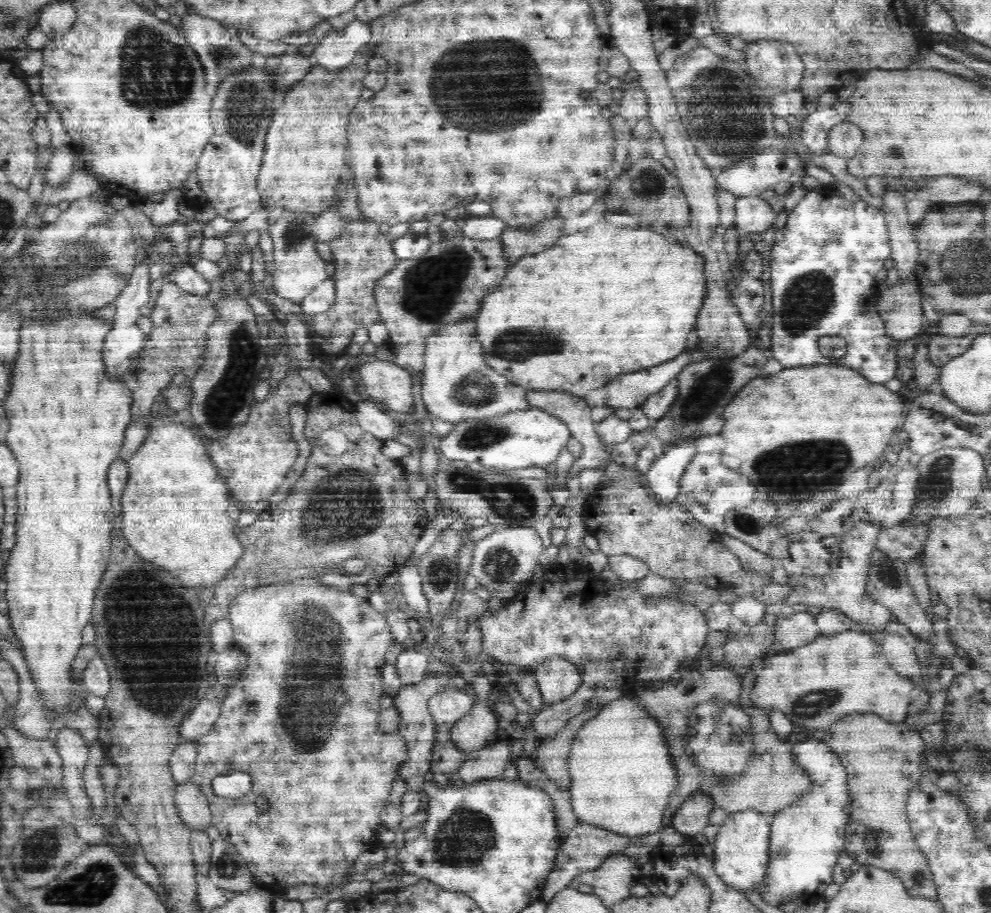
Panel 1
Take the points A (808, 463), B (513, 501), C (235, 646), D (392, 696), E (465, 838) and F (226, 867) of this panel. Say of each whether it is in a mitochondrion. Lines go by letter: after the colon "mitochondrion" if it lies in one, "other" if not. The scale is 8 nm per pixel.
A: mitochondrion
B: mitochondrion
C: other
D: other
E: mitochondrion
F: mitochondrion

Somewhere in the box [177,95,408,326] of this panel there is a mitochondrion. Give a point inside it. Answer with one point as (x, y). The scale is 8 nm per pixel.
(294, 233)

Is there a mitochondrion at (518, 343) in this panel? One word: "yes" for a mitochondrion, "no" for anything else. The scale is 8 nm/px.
yes

